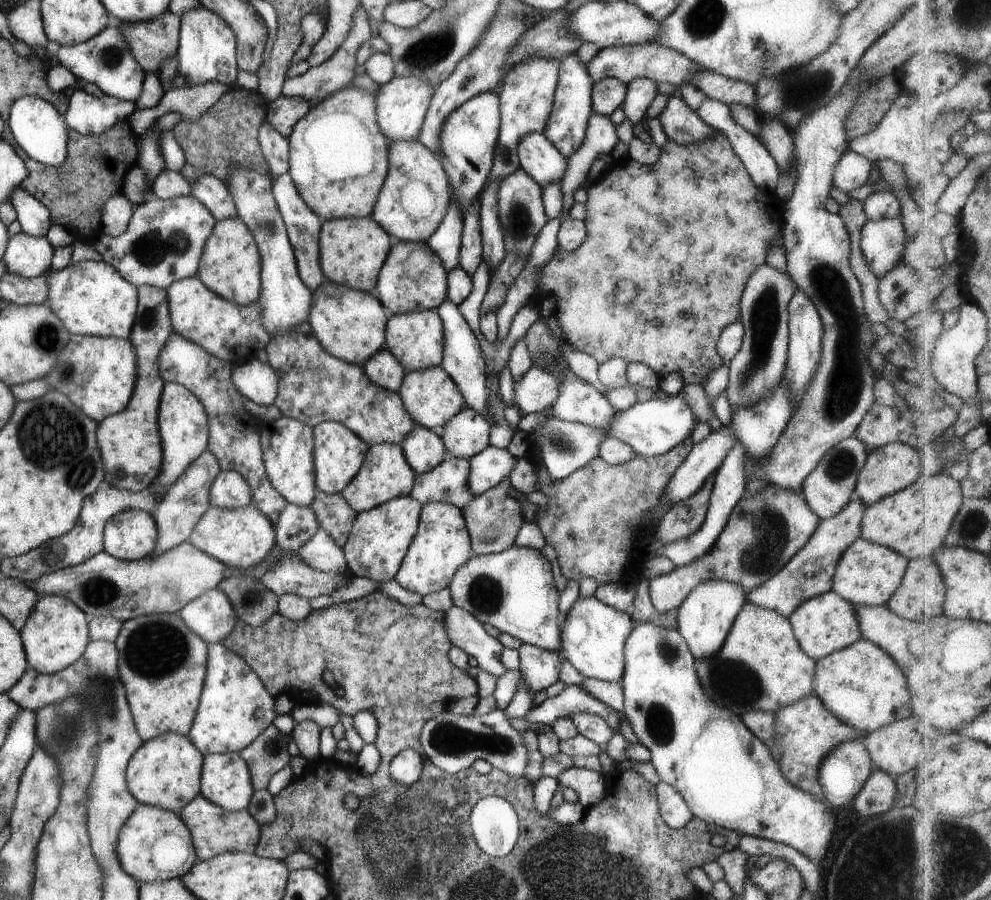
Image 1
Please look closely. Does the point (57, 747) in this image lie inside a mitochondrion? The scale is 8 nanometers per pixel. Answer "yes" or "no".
yes

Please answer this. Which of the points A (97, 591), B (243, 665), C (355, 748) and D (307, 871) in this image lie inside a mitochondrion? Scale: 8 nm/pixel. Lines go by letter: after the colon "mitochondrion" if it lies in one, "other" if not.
A: mitochondrion
B: other
C: other
D: other

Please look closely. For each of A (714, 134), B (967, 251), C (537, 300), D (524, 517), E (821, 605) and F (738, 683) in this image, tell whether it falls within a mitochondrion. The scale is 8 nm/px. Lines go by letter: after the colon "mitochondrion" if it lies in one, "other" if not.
A: other
B: other
C: other
D: other
E: other
F: mitochondrion

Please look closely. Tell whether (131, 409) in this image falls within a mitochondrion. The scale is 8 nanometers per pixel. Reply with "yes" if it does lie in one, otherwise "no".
no

